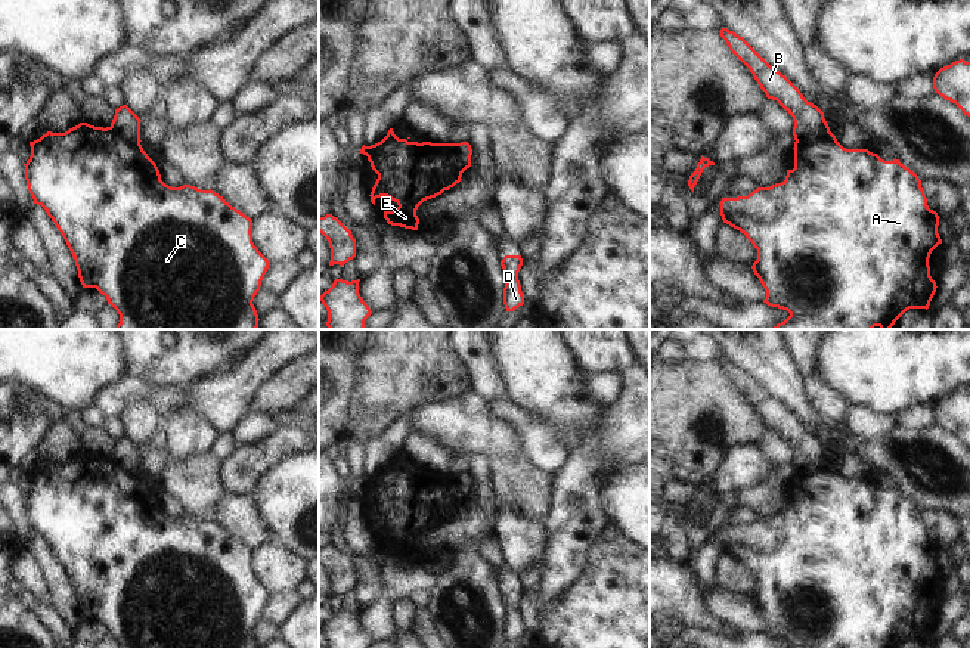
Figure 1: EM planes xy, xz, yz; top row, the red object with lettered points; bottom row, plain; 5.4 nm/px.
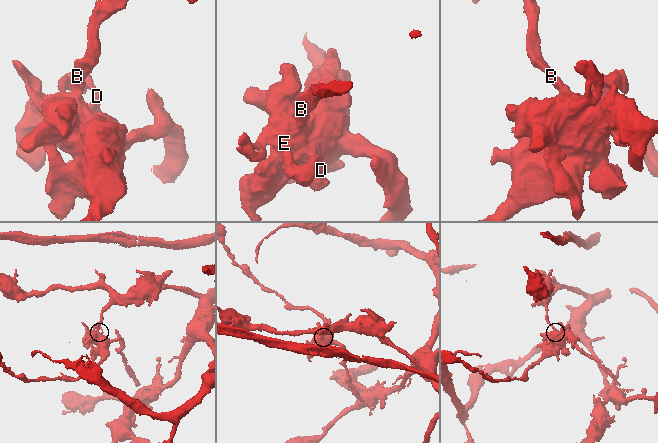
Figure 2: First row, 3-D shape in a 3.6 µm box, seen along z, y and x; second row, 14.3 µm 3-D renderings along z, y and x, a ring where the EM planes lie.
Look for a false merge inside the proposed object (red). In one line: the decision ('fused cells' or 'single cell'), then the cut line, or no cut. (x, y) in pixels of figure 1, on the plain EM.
fused cells; cut yz (829, 461), (817, 468), (796, 471)

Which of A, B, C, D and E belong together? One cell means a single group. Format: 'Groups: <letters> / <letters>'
Groups: A C D E / B

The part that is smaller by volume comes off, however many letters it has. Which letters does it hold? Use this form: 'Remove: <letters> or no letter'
Remove: A, C, D, E

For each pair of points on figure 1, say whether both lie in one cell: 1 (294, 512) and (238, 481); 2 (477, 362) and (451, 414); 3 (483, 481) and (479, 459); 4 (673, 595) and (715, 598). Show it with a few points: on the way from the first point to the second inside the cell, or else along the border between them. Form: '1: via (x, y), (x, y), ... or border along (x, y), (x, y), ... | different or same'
1: border along (276, 464), (259, 478), (251, 495) | different
2: border along (470, 383), (487, 402) | different
3: via (480, 476), (479, 465) | same
4: border along (699, 582), (706, 611), (722, 625) | different

